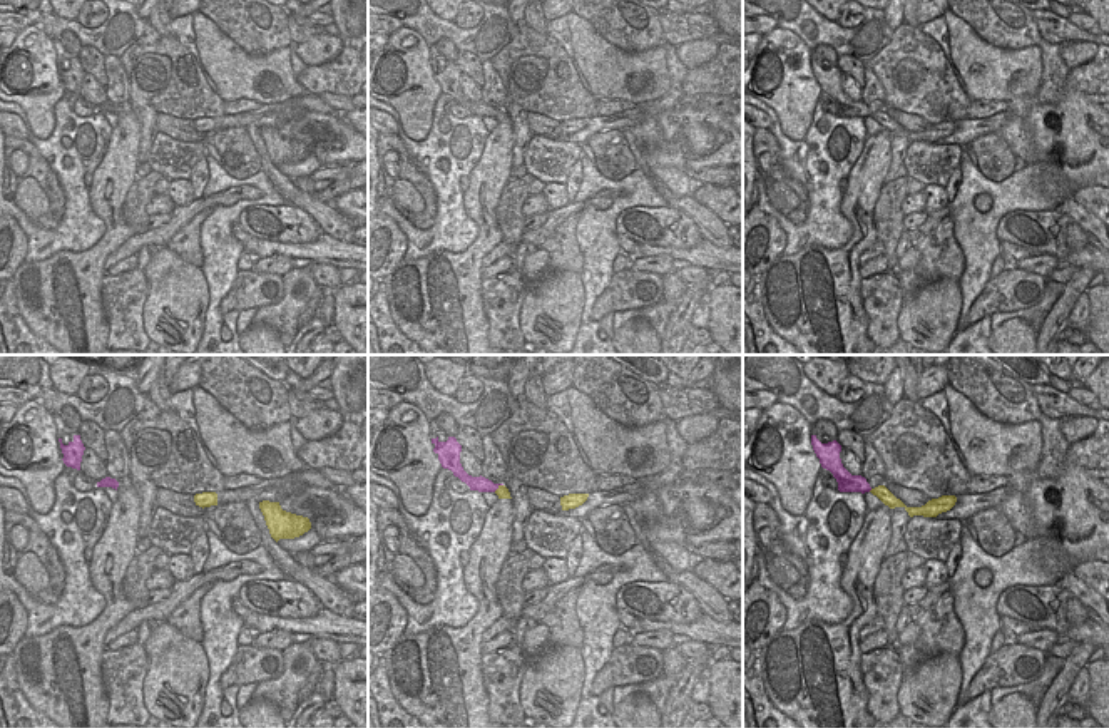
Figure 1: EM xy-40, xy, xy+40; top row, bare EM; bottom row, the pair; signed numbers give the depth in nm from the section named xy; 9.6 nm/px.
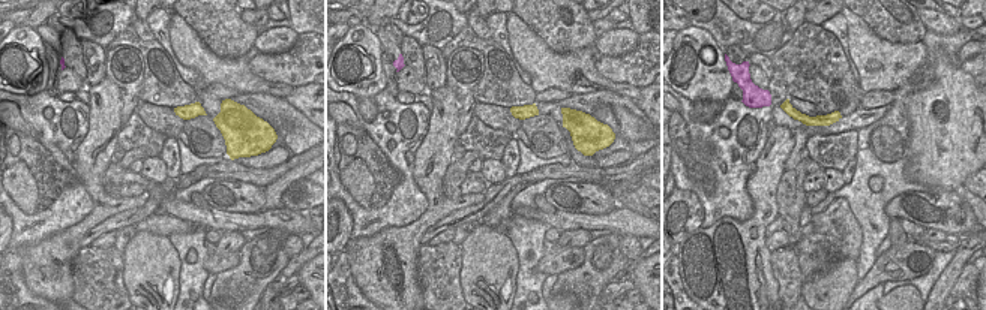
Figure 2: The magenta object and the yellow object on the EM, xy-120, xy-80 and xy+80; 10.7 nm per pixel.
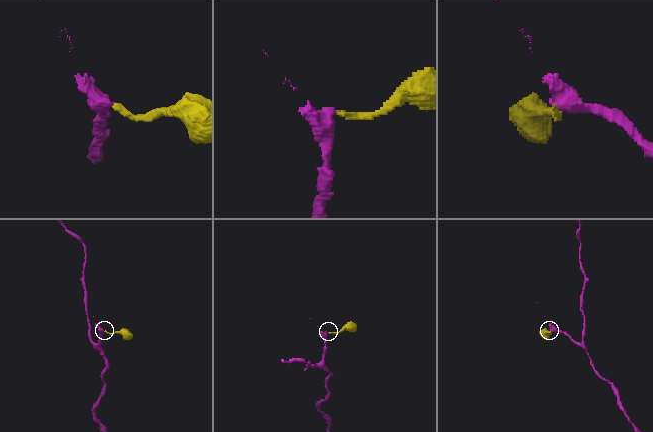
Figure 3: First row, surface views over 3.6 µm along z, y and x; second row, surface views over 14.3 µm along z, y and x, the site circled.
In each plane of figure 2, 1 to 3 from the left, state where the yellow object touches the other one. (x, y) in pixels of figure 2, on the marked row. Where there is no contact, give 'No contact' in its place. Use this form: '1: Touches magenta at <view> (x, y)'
1: No contact
2: No contact
3: No contact.

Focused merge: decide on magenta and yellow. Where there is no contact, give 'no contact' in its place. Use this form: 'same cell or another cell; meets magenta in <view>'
same cell; meets magenta in xy

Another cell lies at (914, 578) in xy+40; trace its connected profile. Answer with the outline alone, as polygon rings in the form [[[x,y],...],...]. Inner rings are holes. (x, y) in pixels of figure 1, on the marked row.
[[[920,566],[917,569],[905,571],[900,584],[902,584],[903,591],[925,586],[925,569]]]

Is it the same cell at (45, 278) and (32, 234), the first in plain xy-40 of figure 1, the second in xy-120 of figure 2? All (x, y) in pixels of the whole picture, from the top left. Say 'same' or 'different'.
different

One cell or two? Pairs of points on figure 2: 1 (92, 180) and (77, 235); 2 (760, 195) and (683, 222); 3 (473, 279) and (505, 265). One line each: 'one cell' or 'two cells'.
1: one cell
2: two cells
3: one cell

